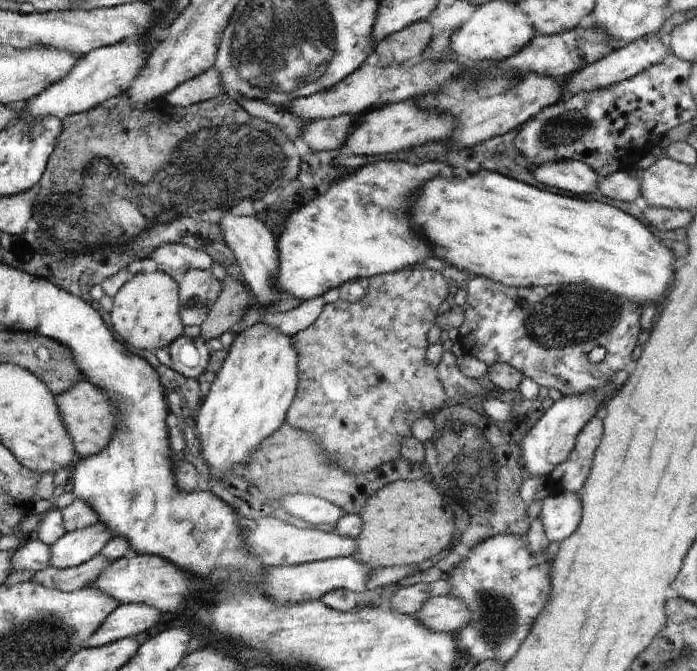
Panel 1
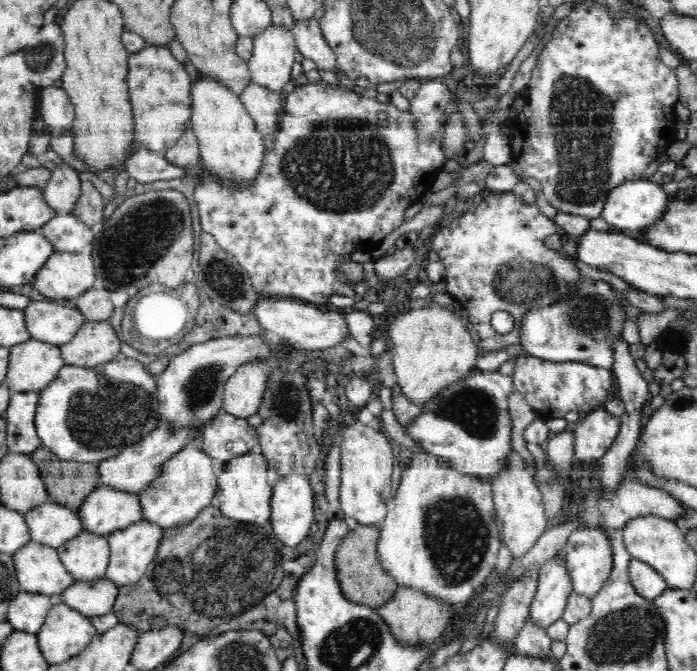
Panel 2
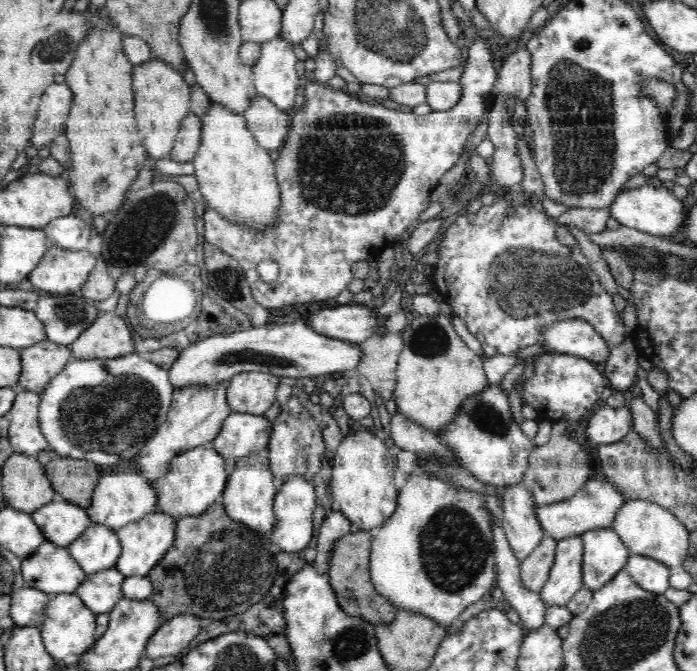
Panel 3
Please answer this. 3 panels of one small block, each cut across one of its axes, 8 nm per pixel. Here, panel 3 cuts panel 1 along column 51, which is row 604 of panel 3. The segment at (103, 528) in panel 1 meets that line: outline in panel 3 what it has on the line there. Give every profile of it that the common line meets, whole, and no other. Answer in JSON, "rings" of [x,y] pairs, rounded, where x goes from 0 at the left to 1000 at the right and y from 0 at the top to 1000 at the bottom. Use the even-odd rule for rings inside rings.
{"rings":[[[832,797],[815,799],[799,808],[795,841],[775,890],[789,902],[812,902],[836,875],[836,806]]]}

